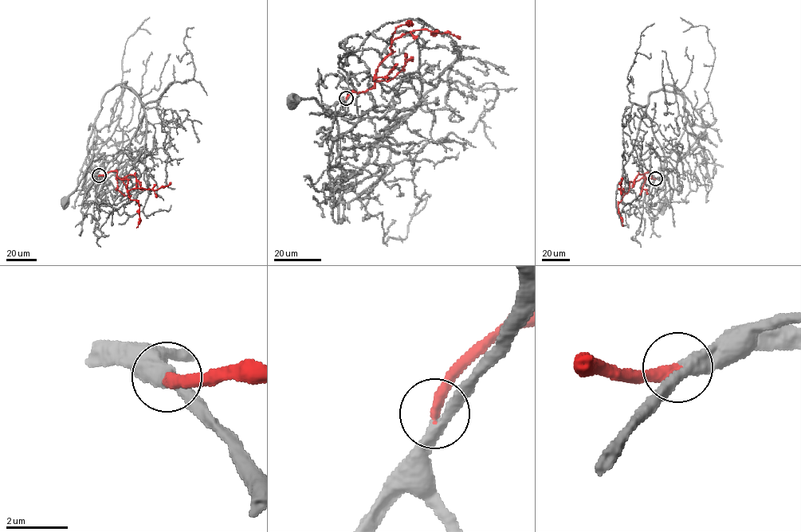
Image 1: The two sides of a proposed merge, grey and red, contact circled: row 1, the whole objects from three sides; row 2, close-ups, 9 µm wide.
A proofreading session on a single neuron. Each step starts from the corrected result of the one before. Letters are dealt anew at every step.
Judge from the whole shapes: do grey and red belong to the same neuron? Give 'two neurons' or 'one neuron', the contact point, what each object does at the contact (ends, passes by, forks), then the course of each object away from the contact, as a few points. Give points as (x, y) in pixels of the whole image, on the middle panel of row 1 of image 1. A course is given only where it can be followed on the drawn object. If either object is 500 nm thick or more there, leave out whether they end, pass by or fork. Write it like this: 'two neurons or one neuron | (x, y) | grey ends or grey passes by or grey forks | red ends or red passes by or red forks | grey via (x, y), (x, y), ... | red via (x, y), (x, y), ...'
one neuron | (346, 98) | grey passes by | red ends | grey via (346, 98), (331, 131), (335, 222), (330, 197), (342, 174), (338, 125), (316, 99), (290, 99) | red via (346, 98), (373, 87), (378, 66), (392, 52), (391, 43), (406, 33), (427, 29), (460, 38)

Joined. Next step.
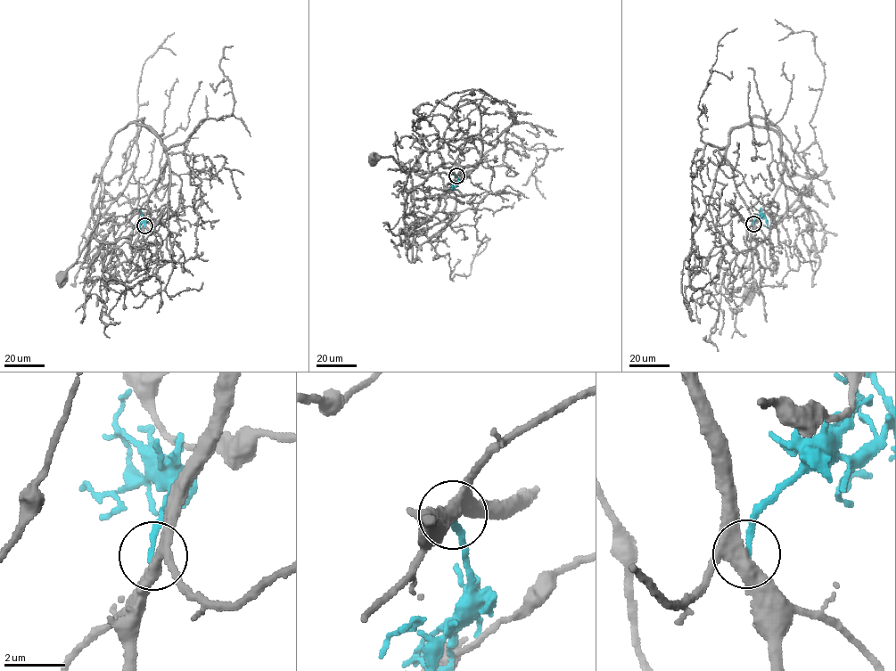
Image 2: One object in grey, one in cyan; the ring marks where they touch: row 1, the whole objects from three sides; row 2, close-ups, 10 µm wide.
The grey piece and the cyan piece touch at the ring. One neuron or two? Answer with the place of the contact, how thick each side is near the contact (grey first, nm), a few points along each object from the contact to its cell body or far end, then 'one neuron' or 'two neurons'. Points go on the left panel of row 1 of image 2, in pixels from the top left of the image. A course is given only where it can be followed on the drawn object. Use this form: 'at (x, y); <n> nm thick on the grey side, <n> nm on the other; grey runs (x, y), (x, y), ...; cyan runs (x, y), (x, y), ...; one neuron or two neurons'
at (144, 225); 360 nm thick on the grey side, 180 nm on the other; grey runs (144, 225), (167, 148), (153, 132), (133, 122), (112, 139), (100, 179), (96, 223), (79, 256), (60, 275); cyan runs (144, 225), (145, 222), (142, 219), (137, 231); two neurons

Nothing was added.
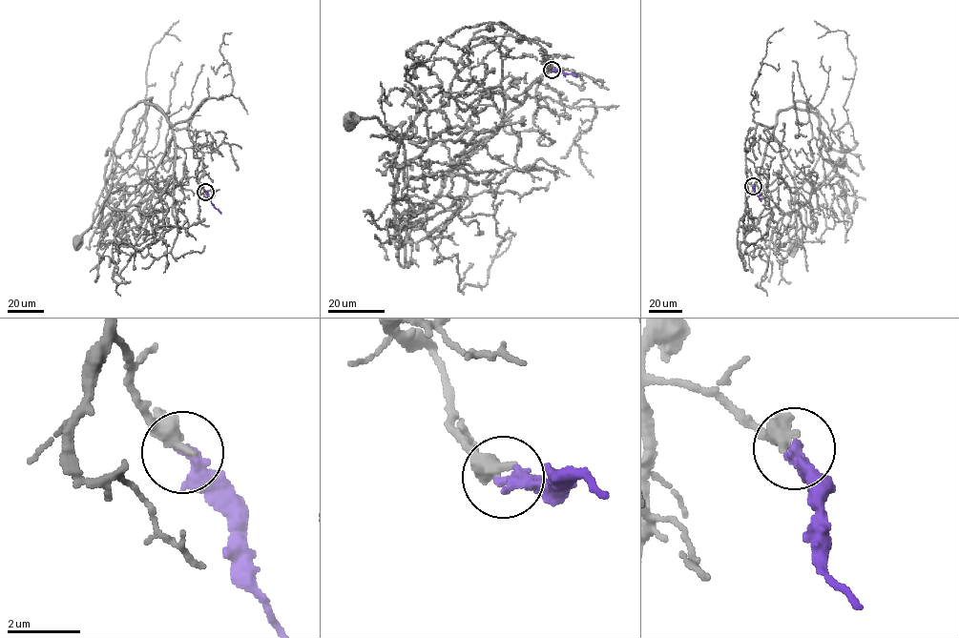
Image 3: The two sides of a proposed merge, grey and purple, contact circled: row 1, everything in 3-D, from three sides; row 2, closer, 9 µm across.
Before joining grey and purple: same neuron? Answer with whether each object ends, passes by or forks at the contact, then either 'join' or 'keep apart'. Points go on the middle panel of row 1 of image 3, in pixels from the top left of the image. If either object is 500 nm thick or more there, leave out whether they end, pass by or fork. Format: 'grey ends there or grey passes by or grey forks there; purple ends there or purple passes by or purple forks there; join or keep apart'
keep apart

